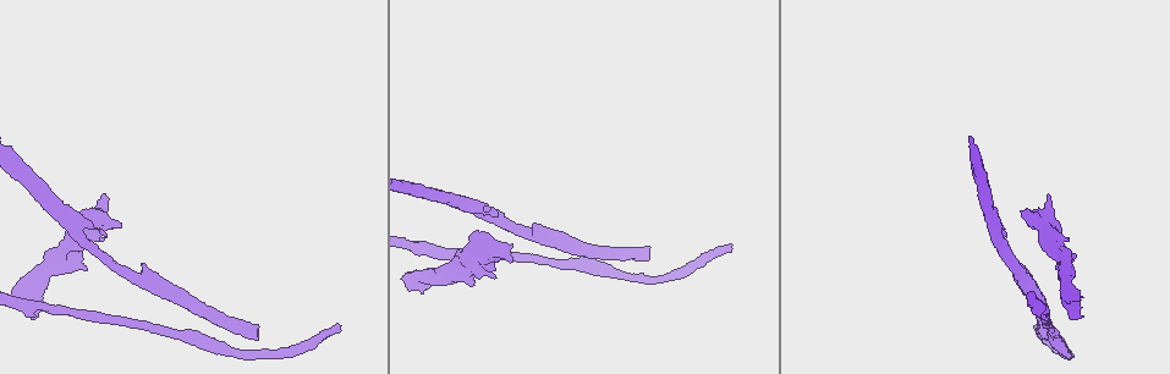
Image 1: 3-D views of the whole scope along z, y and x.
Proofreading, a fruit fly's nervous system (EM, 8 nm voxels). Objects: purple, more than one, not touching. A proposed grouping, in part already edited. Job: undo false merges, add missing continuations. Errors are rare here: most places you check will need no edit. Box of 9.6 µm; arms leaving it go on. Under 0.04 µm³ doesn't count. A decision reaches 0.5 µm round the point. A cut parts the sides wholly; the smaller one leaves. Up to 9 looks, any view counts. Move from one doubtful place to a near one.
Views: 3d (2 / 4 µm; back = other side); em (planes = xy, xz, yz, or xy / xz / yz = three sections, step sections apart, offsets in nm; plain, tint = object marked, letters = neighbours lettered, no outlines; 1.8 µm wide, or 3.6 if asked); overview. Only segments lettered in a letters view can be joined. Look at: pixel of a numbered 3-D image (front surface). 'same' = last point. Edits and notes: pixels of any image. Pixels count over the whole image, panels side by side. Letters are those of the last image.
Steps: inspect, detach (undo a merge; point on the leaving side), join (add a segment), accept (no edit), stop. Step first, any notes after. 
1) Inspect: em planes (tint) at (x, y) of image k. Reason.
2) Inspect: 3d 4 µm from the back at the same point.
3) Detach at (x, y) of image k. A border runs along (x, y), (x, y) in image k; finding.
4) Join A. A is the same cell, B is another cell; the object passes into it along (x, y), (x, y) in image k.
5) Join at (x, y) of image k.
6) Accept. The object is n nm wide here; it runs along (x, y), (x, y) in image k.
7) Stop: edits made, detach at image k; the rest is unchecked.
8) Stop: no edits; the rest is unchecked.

Inspect: 3d 2 µm at (33, 319) of image 1.

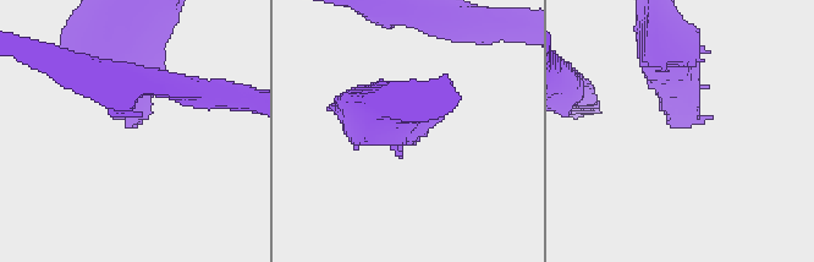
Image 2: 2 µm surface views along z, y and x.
Inspect: em xz step 8 (tint) at (690, 128) of image 2.

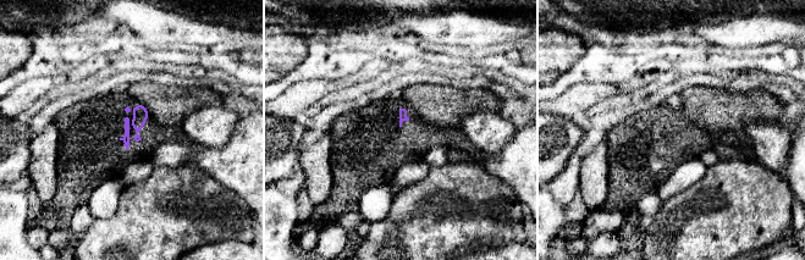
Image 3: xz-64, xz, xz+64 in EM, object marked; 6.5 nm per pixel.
Inspect: em planes (letters) at the same point. Cut it another way.

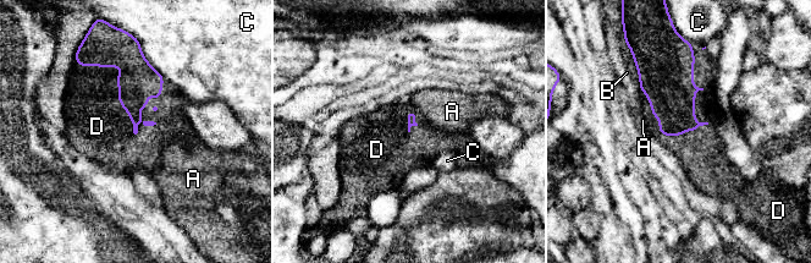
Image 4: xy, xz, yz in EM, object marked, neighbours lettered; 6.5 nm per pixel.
Join D. D is the same cell, A, B and C are other cells; the object passes into it along (138, 77), (119, 98), (97, 126) in image 4; it goes on there.

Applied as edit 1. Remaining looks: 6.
Inspect: 3d 2 µm from the back at (256, 340) of image 1. End of a long branch.

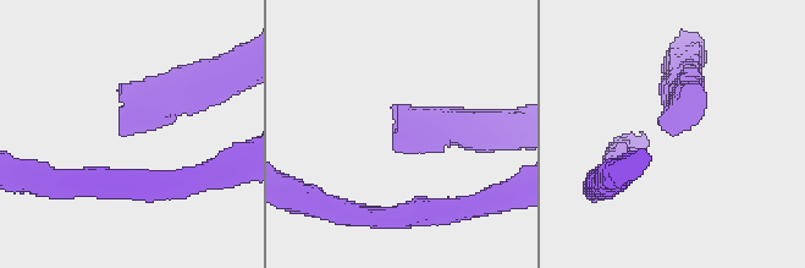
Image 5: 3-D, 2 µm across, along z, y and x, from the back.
Inspect: em yz step 8 (letters) at (119, 130) of image 5. Need the tissue.

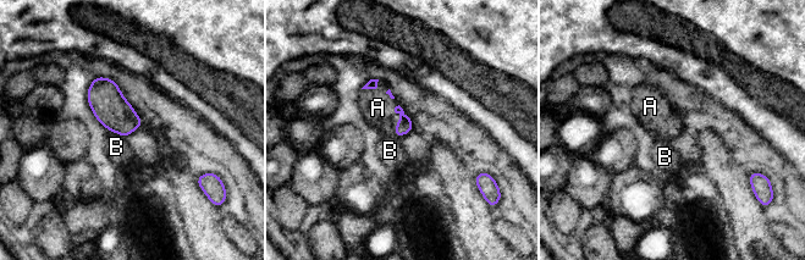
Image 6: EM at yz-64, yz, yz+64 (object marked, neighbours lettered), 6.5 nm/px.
Inspect: em xy step 16 (letters) at the same point. Another direction.

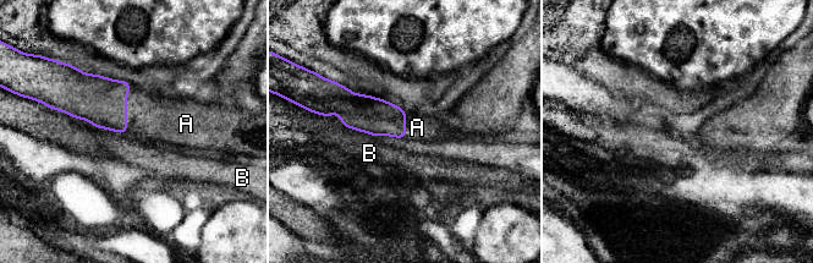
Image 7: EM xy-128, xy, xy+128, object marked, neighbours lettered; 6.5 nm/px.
Join A. The longest contact is with A, 340 nm; A is the same cell, B is another cell; the object passes into it along (99, 99), (126, 109), (155, 119) in image 7; it goes on there.

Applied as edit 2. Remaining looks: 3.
Stop: edits made, join at image 4, join at image 7; the rest is unchecked.

